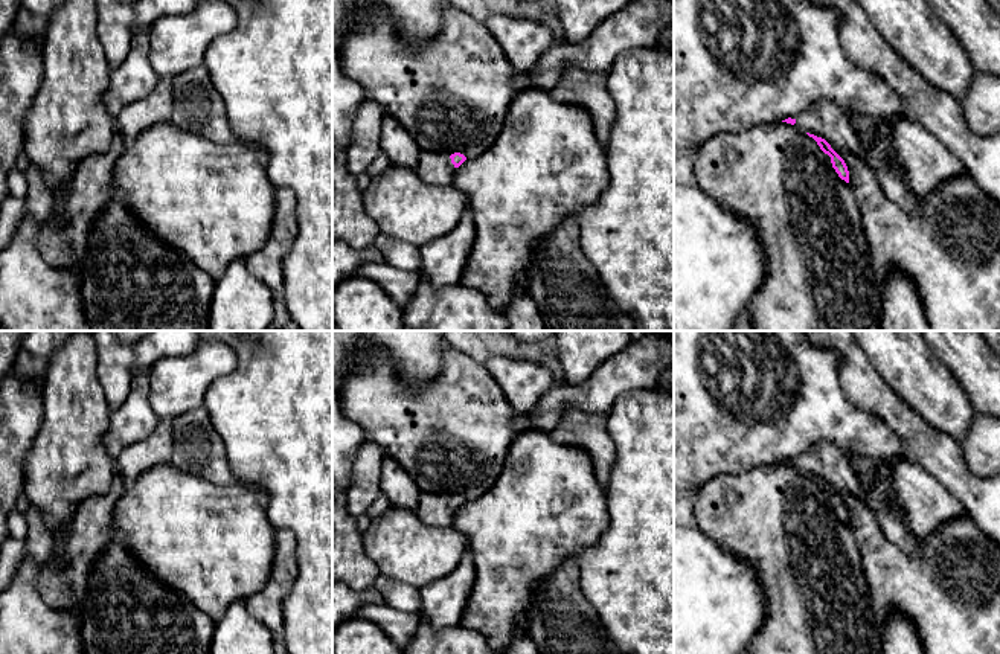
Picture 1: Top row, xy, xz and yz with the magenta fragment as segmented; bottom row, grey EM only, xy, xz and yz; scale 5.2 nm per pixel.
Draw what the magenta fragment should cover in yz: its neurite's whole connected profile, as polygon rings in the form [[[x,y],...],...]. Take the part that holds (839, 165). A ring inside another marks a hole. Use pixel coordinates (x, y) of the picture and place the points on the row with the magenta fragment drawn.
[[[819,101],[811,110],[802,111],[796,119],[782,122],[797,125],[800,131],[812,137],[820,149],[831,157],[832,168],[841,180],[849,183],[849,171],[845,157],[863,155],[858,136],[840,107],[829,101]]]

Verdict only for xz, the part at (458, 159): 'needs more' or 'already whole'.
needs more

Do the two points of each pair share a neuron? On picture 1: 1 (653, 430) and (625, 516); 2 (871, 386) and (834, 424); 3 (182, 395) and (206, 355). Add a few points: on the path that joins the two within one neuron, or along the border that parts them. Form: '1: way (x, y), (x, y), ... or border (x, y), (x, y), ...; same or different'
1: way (653, 452), (653, 488), (647, 494); same
2: border (839, 371), (845, 395), (884, 421); different
3: way (182, 386), (203, 365); same

